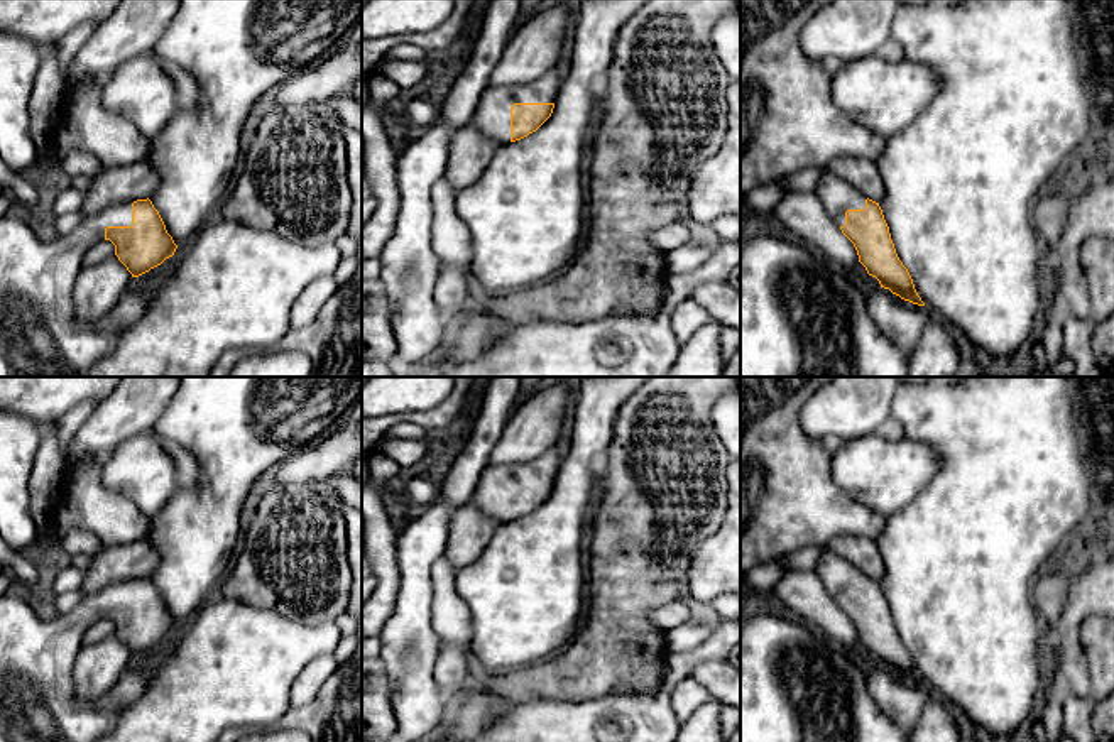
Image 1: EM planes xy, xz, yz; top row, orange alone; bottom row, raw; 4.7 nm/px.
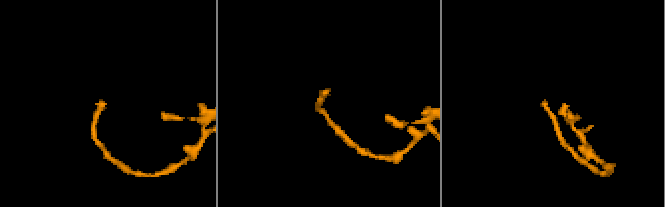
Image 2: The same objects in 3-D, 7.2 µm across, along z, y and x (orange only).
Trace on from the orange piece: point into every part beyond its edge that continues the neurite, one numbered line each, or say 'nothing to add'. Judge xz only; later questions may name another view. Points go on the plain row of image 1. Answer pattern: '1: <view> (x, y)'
1: xz (492, 494)

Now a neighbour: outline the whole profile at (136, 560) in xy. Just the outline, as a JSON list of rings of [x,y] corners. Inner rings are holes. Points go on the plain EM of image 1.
[[[147,536],[123,546],[108,546],[91,556],[79,592],[93,595],[118,581],[147,578],[157,566],[159,553]]]

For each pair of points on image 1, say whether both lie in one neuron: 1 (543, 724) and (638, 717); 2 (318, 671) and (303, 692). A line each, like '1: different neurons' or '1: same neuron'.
1: same neuron
2: same neuron

